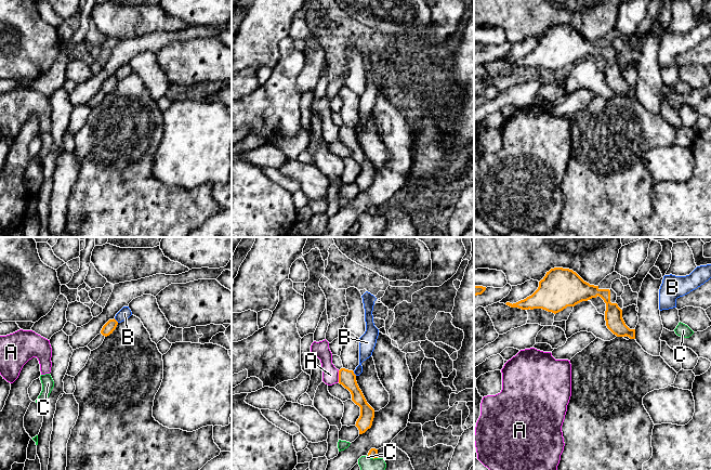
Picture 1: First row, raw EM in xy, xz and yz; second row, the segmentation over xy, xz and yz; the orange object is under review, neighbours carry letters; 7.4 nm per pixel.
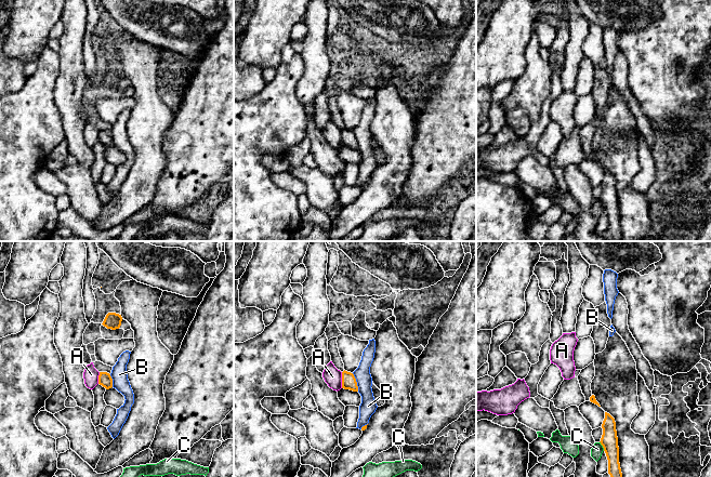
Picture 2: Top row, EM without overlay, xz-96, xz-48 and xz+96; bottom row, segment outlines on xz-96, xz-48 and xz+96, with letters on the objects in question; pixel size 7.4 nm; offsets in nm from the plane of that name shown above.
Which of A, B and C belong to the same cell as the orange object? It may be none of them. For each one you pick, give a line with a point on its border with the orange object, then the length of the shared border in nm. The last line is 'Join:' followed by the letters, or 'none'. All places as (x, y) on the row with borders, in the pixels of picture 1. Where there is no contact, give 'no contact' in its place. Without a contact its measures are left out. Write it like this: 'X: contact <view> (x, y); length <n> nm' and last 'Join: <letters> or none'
Join: none

